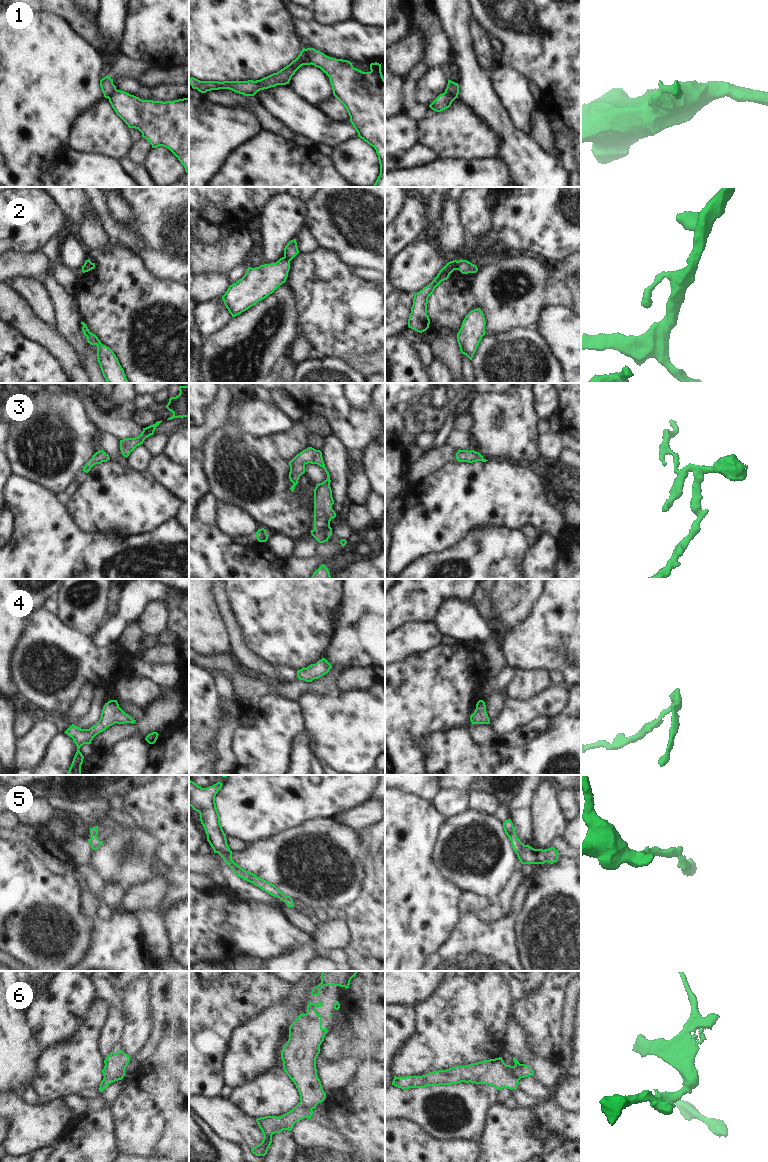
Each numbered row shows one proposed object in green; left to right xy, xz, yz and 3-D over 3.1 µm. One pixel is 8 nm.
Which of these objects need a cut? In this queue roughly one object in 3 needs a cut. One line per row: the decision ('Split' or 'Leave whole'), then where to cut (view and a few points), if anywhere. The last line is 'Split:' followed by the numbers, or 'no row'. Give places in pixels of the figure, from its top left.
1: Split. Split along xz (305, 49), (311, 63)
2: Split. Split along yz (456, 261), (457, 269)
3: Leave whole. No split
4: Leave whole. No split
5: Leave whole. No split
6: Split. Split along yz (520, 1064), (517, 1070), (517, 1077), (519, 1079)
Split: 1, 2, 6

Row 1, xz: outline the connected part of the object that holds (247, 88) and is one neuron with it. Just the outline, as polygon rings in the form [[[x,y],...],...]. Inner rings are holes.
[[[302,49],[298,57],[289,65],[260,80],[248,81],[200,81],[194,77],[190,78],[190,84],[193,89],[201,93],[211,90],[229,89],[244,96],[254,96],[258,91],[275,87],[277,85],[289,84],[292,76],[303,65],[311,65],[307,50]]]

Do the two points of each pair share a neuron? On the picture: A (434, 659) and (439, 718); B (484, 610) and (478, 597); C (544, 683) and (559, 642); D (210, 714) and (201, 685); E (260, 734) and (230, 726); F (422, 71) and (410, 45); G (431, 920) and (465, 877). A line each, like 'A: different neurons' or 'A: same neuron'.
A: same neuron
B: same neuron
C: different neurons
D: same neuron
E: different neurons
F: different neurons
G: different neurons

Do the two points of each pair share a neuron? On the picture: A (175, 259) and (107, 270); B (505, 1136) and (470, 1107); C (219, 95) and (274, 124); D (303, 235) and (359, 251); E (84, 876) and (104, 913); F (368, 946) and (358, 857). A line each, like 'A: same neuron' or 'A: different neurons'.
A: different neurons
B: different neurons
C: same neuron
D: different neurons
E: same neuron
F: different neurons

